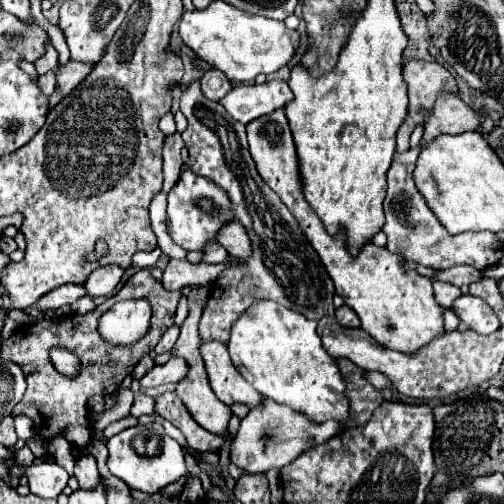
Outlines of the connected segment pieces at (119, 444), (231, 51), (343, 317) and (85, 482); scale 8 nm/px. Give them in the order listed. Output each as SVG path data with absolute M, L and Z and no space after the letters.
M160 423L150 425L134 425L130 429L124 429L122 433L108 439L108 469L120 477L130 489L138 489L144 493L158 493L170 483L176 483L182 475L188 475L184 453L178 441L168 437L164 433L164 427Z
M214 1L206 11L186 11L178 23L178 33L182 43L200 59L220 69L230 81L238 83L250 83L260 73L270 75L288 65L300 45L300 33L288 29L282 21L250 15L222 1Z
M346 305L336 309L336 321L344 327L360 327L358 315L354 315L354 311L350 311L350 307L346 307Z
M82 455L76 461L74 475L80 483L80 489L86 489L86 491L96 489L98 483L100 483L100 475L98 475L98 469L96 469L96 459L92 455Z

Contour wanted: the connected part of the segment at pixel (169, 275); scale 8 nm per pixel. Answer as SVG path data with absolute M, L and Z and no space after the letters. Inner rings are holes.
M170 259L162 277L162 287L174 291L184 285L210 285L218 277L220 269L224 269L224 263L208 265L208 263L190 263L186 259L182 261Z

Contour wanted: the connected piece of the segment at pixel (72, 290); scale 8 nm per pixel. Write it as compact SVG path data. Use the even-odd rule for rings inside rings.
M74 283L62 285L62 287L50 291L50 295L38 299L38 307L42 311L46 311L46 309L58 309L62 305L72 305L74 301L78 301L84 295L86 295L84 285L74 285Z

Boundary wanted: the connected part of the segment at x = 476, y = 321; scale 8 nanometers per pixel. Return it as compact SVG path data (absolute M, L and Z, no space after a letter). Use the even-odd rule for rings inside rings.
M460 295L450 309L458 315L462 323L466 323L480 335L490 335L500 327L494 311L490 311L490 307L486 307L486 303L482 303L482 299L474 295Z

